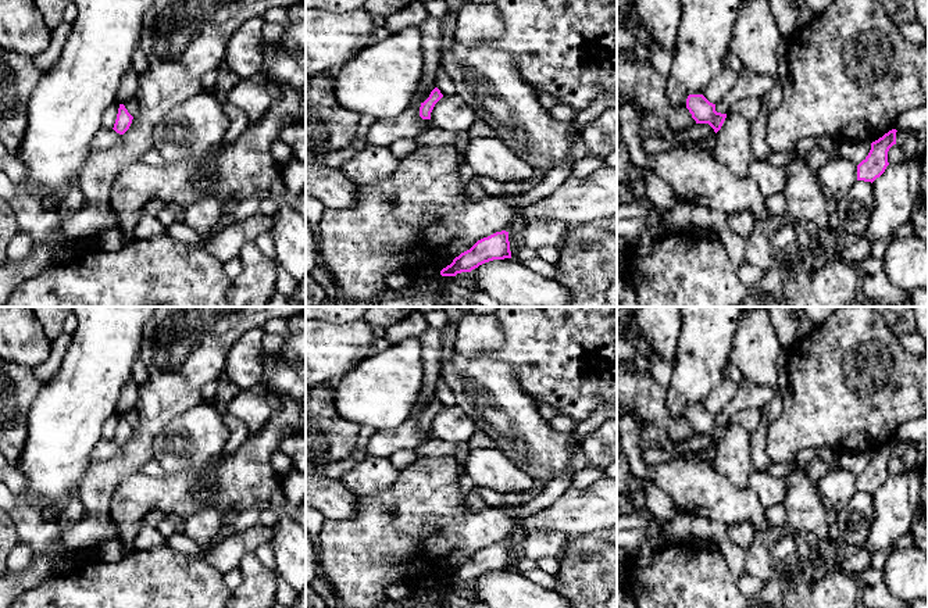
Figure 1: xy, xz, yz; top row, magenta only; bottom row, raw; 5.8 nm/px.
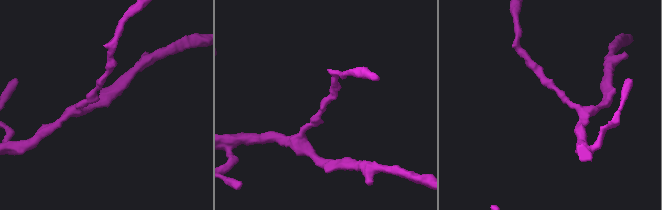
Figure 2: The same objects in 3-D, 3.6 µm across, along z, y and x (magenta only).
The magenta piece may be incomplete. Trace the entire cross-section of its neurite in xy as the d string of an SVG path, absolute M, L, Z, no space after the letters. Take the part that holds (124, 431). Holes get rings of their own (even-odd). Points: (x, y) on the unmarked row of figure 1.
M119 415L117 430L115 430L113 440L117 444L124 446L129 440L132 430L133 430L133 428L128 423L125 416Z

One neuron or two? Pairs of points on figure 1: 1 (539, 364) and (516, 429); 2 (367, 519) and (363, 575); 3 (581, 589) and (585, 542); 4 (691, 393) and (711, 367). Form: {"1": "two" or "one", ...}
{"1": "two", "2": "one", "3": "one", "4": "one"}

